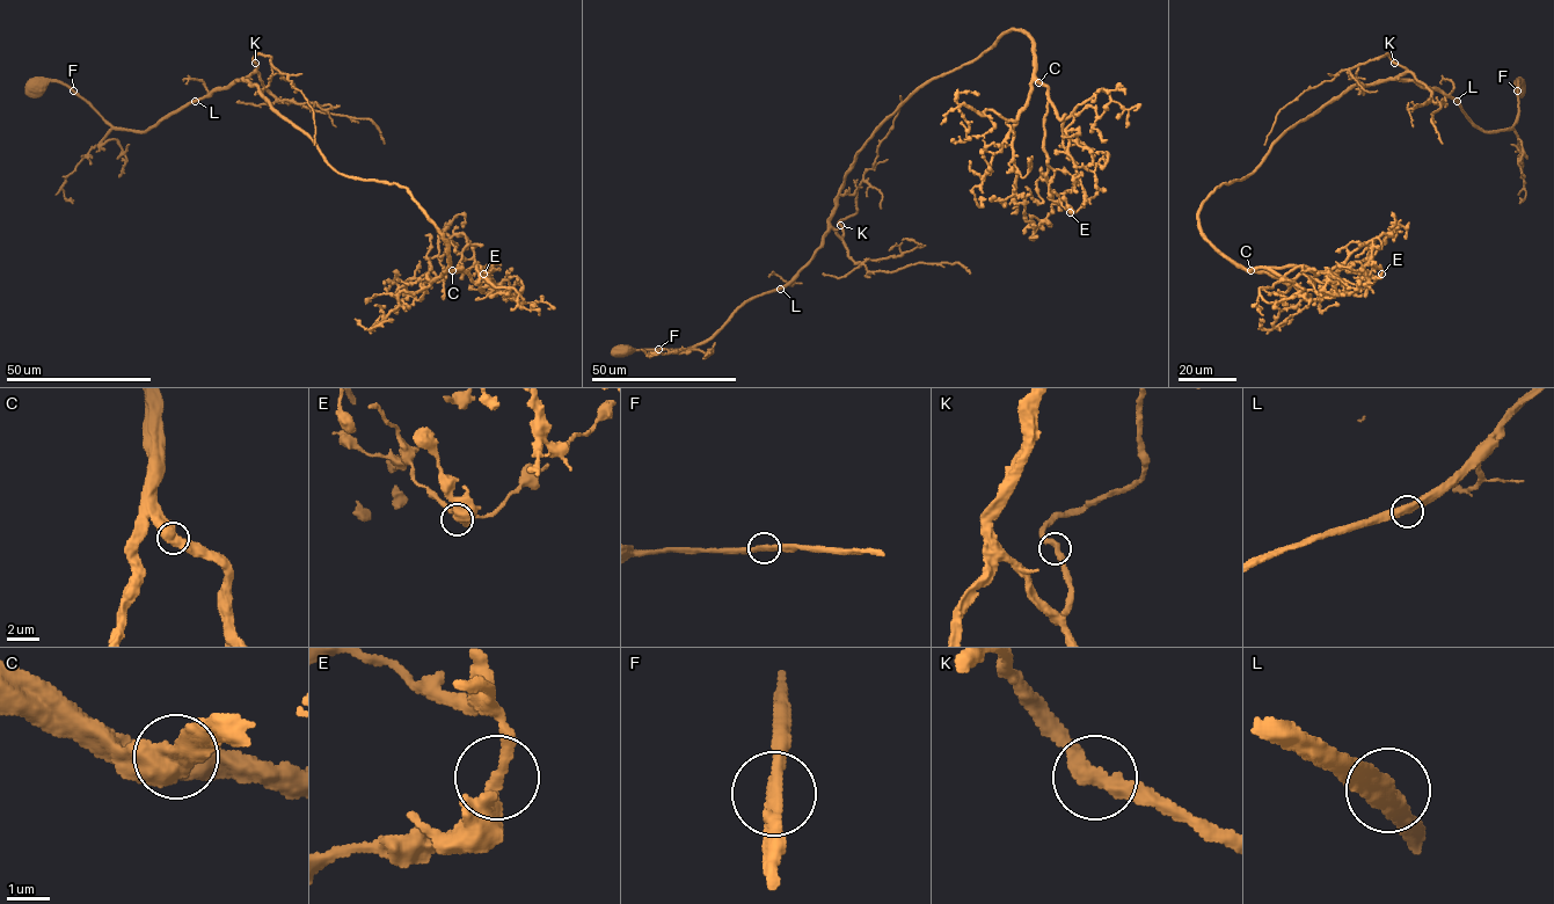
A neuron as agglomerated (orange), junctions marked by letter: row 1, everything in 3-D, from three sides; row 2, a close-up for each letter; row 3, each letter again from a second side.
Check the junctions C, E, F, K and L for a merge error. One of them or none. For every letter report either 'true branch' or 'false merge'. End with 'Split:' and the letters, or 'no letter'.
C: true branch
E: true branch
F: true branch
K: true branch
L: true branch
Split: no letter

